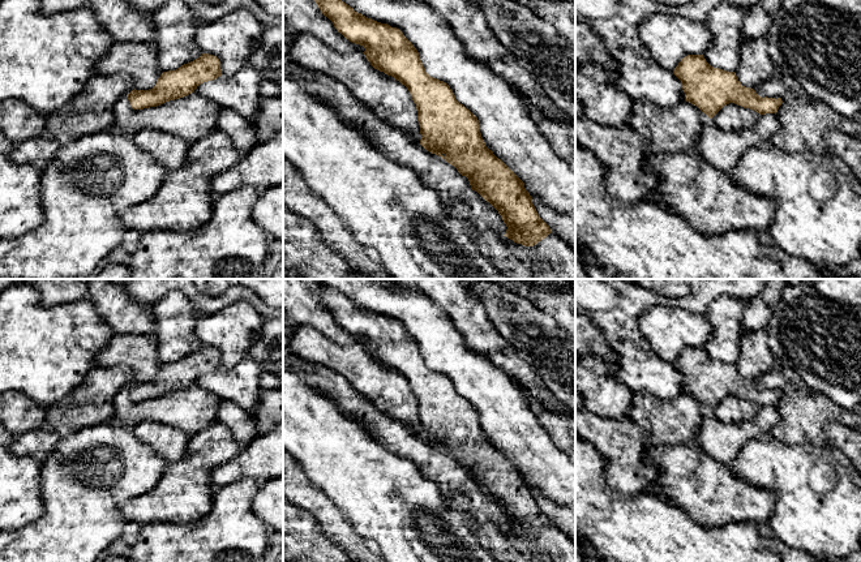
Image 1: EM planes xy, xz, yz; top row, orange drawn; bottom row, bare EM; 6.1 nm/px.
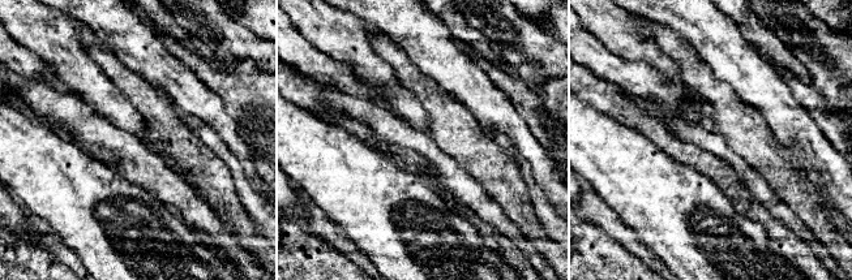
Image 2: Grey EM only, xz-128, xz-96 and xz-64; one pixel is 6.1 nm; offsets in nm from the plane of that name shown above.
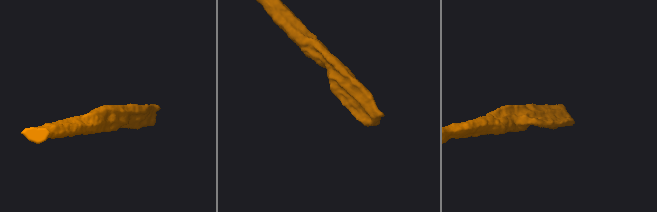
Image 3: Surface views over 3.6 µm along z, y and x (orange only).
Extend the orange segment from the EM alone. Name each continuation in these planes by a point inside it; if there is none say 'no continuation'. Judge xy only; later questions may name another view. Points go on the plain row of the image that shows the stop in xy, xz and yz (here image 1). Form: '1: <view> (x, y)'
no continuation

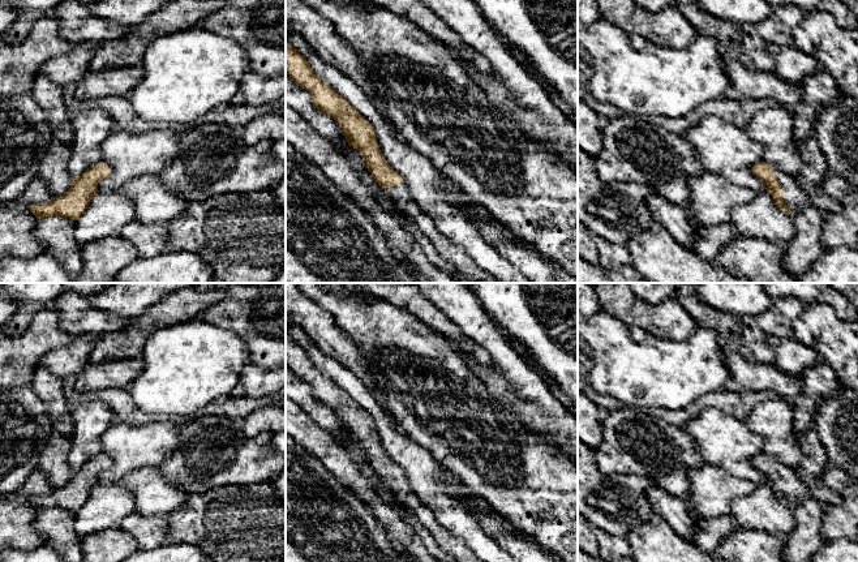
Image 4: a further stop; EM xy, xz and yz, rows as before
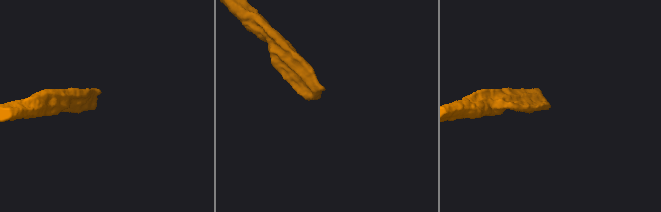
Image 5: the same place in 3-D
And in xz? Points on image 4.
1: xz (455, 547)

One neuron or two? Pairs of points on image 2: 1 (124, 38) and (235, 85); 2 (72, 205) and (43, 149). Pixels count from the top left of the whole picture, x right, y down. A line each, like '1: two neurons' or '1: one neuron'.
1: two neurons
2: one neuron

